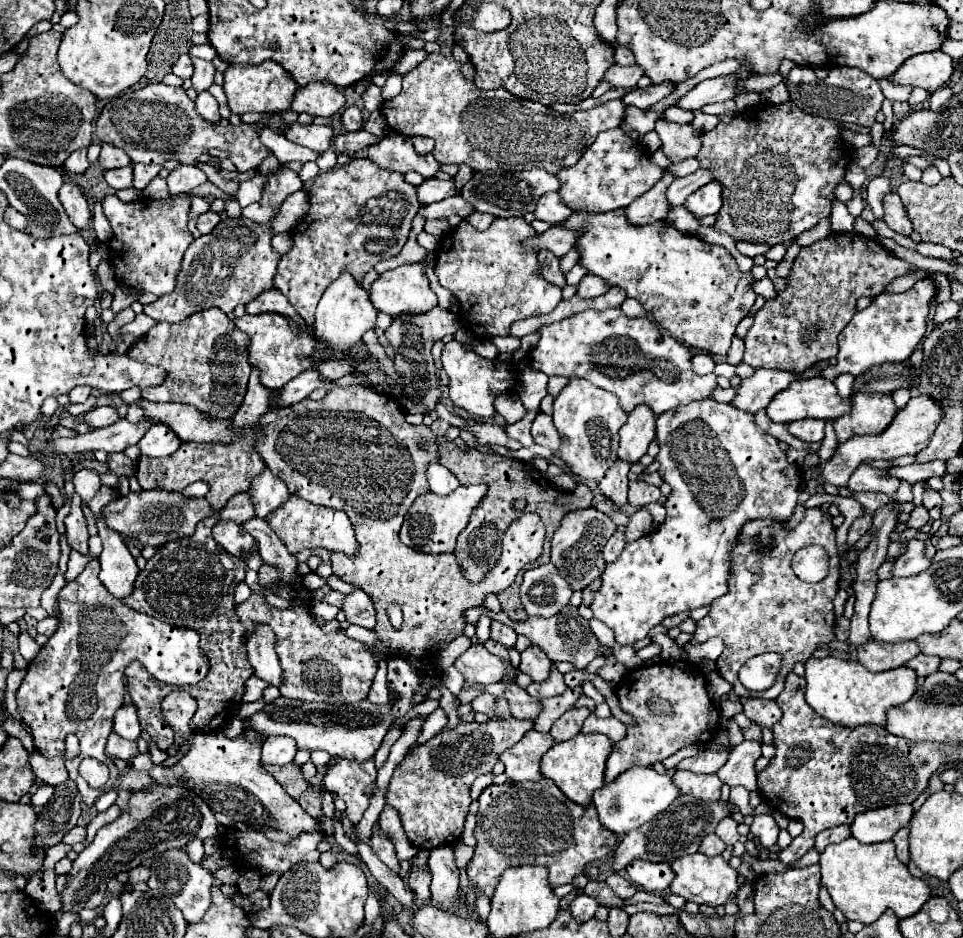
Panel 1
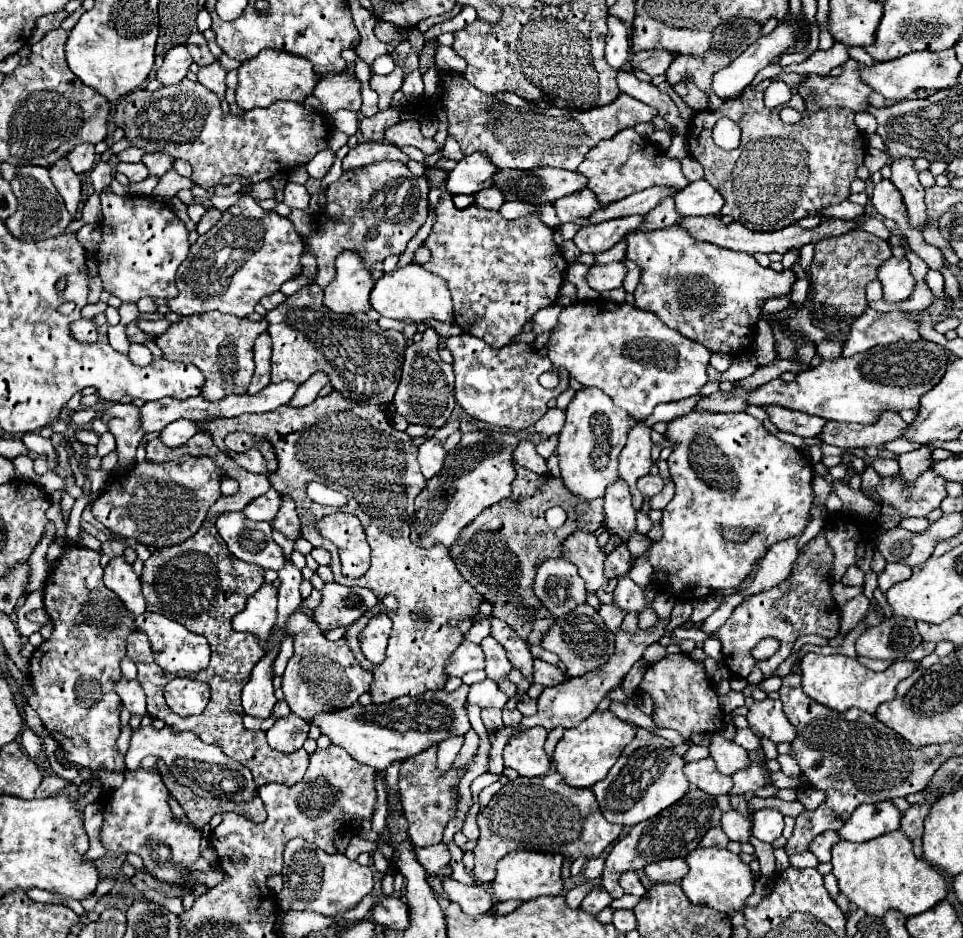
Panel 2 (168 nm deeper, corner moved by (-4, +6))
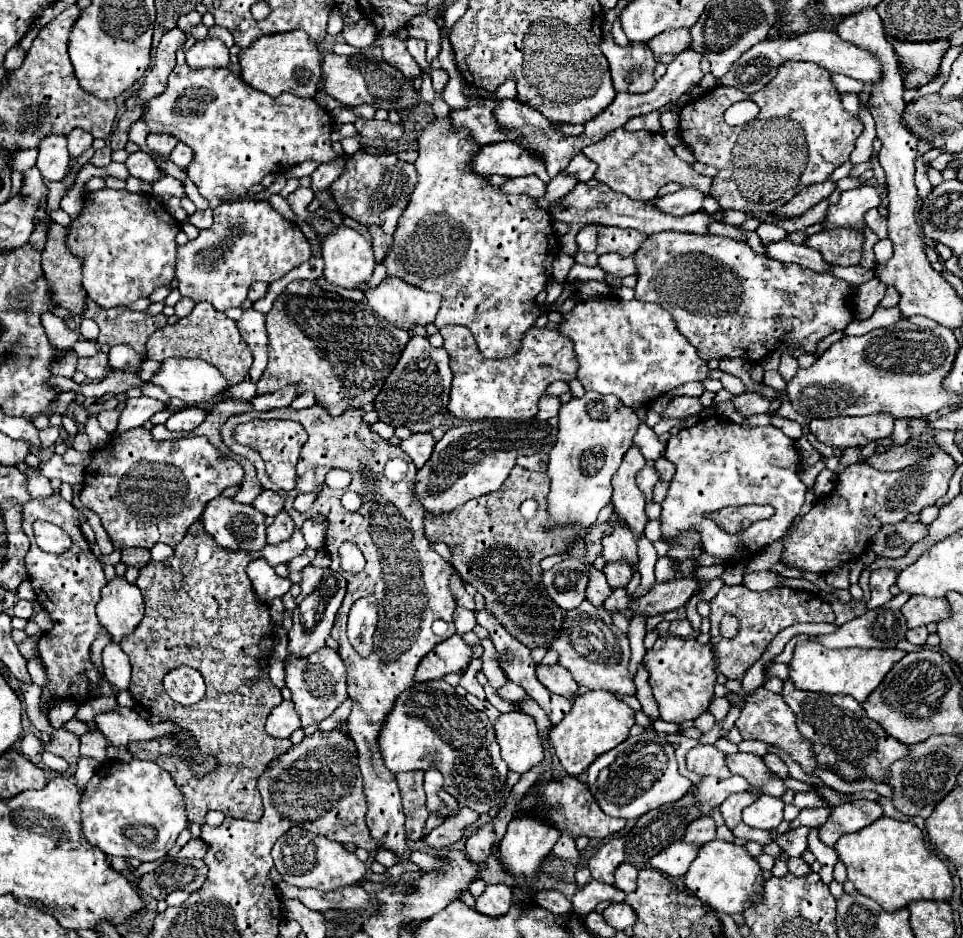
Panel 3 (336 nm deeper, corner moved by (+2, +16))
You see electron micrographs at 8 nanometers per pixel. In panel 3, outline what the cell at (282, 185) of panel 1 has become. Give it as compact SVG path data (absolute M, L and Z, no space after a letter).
M298 188L288 196L288 204L294 210L294 214L298 214L304 220L308 220L310 218L308 204L312 202L312 198L314 198L314 192L310 188Z

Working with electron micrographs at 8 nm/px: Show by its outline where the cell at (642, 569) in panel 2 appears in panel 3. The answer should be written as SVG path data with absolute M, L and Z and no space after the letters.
M667 556L659 557L655 567L656 583L680 576L680 572L676 567L678 567L678 564Z

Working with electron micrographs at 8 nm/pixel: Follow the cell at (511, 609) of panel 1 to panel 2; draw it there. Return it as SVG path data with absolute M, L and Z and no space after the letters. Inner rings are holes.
M516 462L514 470L516 478L512 482L512 496L504 502L488 506L478 518L474 518L474 522L462 530L458 542L450 546L450 554L460 574L478 592L482 592L484 600L492 604L492 616L508 622L524 642L540 644L540 638L552 626L554 616L546 612L542 604L538 604L538 598L532 592L536 568L546 558L562 556L562 540L568 538L578 526L582 526L586 532L600 528L604 520L604 498L586 502L580 496L572 494L560 478L530 472ZM520 496L524 498L522 504L518 504ZM552 506L560 506L568 514L566 524L556 530L552 530L544 518L544 512Z

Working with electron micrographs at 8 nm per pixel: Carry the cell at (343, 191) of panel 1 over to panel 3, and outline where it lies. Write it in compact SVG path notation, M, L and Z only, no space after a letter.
M356 152L346 162L342 176L336 182L332 182L330 190L334 194L338 208L344 210L346 216L354 218L362 226L378 224L386 234L392 234L396 230L398 218L402 216L408 204L408 196L412 194L414 186L416 186L414 164L402 162L394 154L368 156L364 152Z

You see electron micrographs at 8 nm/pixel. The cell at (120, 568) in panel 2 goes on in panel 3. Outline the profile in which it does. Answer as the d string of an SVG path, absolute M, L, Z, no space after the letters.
M114 578L100 592L96 616L114 642L132 634L144 616L144 600L136 584L128 584L124 578Z

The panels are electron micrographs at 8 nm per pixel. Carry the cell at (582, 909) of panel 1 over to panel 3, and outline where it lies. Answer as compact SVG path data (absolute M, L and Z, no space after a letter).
M592 880L588 886L584 886L582 890L578 890L574 894L574 912L576 914L590 914L600 902L608 900L608 902L624 902L624 892L618 890L616 886L610 886L610 884L604 884L604 882L596 882Z

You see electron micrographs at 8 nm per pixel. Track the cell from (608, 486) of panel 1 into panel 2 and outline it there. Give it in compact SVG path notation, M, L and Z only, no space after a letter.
M618 478L606 488L604 496L604 514L608 532L614 532L622 538L622 542L628 540L628 536L636 530L636 518L634 518L634 506L632 506L632 494L628 490L628 484Z

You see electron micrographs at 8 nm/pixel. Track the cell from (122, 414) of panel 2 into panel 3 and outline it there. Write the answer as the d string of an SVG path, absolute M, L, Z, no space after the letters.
M146 396L128 398L126 408L122 410L122 416L120 416L120 422L118 422L118 430L124 432L124 430L130 430L130 428L138 428L146 420L150 420L156 412L160 412L164 408L166 408L166 404L160 402L160 400L154 400L154 398L146 398Z

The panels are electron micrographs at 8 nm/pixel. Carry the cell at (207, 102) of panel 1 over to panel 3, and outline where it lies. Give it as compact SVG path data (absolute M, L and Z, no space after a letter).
M206 36L204 40L196 42L192 48L186 50L186 62L196 68L206 68L206 66L228 66L230 64L230 54L228 48L220 38L210 38Z

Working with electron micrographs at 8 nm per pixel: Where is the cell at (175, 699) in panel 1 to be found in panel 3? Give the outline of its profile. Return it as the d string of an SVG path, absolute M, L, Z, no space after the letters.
M184 666L166 674L164 690L178 704L196 704L204 698L206 686L200 672Z

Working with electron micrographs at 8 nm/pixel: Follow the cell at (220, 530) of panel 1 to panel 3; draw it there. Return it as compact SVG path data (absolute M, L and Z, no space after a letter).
M216 496L210 500L202 512L202 524L206 532L224 548L232 550L244 550L244 552L254 552L262 550L266 546L266 524L264 524L264 514L258 512L254 506L240 504L232 498L226 496Z

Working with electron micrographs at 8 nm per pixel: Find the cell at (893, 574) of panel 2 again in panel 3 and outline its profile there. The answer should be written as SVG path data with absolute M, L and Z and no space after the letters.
M890 568L884 570L884 572L874 572L870 576L870 590L872 590L872 596L870 600L866 602L866 608L872 610L872 608L878 608L882 606L884 602L888 602L892 598L890 594L890 586L896 582L896 572L892 572Z

